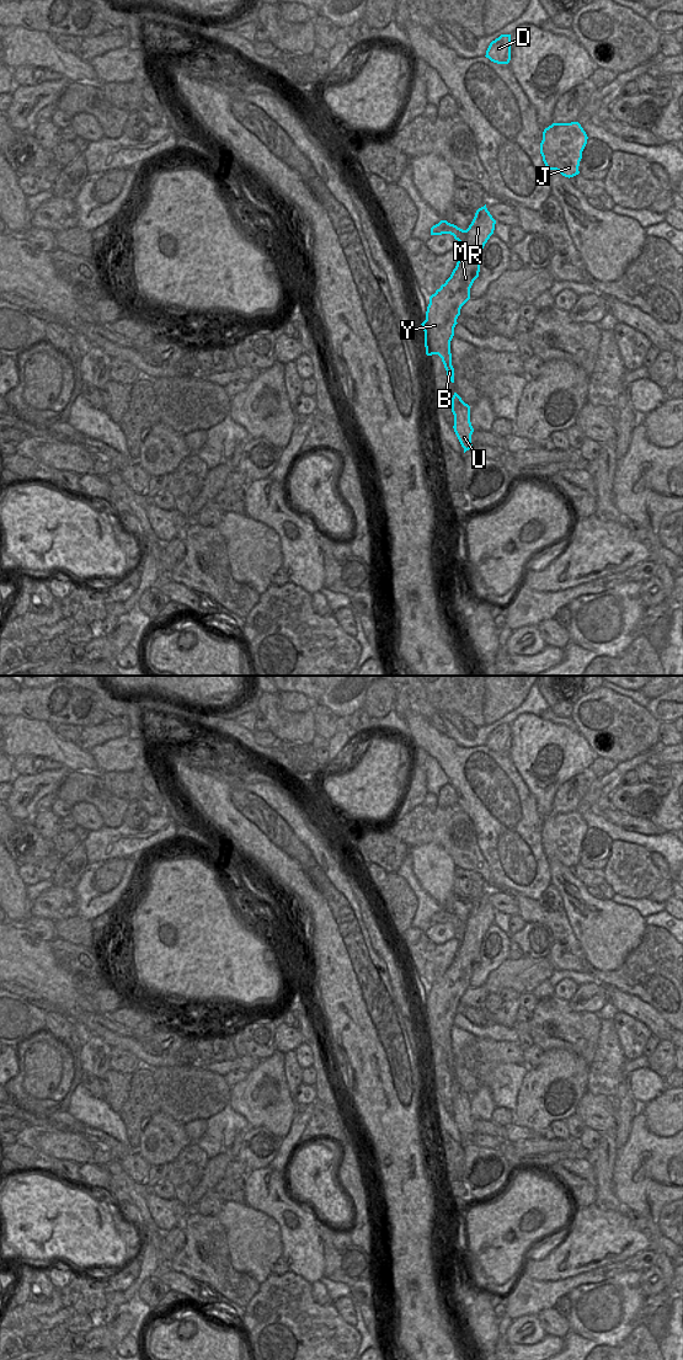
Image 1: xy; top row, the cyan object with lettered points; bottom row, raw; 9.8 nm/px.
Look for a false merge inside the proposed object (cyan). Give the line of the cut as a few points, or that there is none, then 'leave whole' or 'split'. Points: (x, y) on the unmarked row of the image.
cut in xy along (467, 920), (459, 933); split

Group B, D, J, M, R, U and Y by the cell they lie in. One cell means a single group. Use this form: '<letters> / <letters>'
B D M R U Y / J

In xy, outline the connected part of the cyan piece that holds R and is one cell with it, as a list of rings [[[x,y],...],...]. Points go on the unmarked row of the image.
[[[479,897],[458,938],[460,946],[450,966],[429,986],[425,1020],[426,1044],[442,1047],[447,1065],[454,1072],[450,1030],[461,996],[470,988],[470,977],[480,961],[481,940],[493,923],[496,910],[486,897]]]

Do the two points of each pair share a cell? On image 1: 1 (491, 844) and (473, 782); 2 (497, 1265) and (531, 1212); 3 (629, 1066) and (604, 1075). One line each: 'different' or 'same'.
1: same
2: same
3: different

